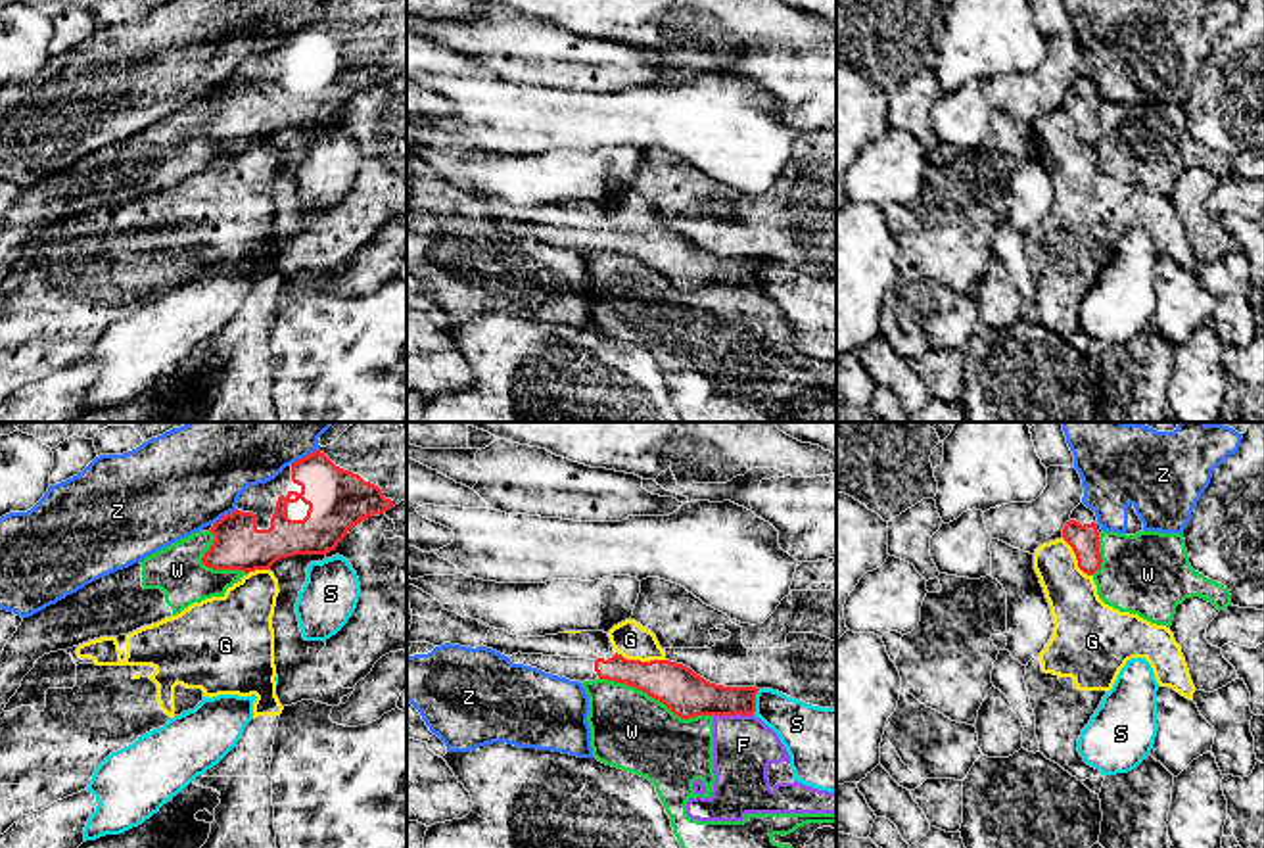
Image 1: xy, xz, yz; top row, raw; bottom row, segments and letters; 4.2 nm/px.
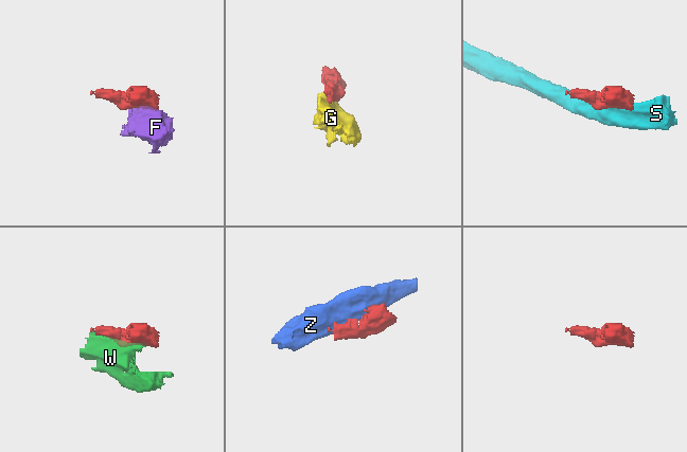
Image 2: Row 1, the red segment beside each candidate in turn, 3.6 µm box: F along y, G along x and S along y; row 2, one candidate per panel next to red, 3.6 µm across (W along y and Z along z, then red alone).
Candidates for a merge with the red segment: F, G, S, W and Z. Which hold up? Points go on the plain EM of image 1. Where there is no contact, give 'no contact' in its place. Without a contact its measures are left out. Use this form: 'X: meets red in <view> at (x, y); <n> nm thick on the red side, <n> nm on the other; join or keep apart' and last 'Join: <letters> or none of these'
F: meets red in xz at (733, 284); 190 nm thick on the red side, 260 nm on the other; keep apart
G: meets red in xz at (639, 231); 190 nm thick on the red side, 150 nm on the other; keep apart
S: meets red in xz at (754, 273); 160 nm thick on the red side, 220 nm on the other; keep apart
W: meets red in xz at (656, 269); 190 nm thick on the red side, 320 nm on the other; keep apart
Z: meets red in xy at (307, 25); 260 nm thick on the red side, 240 nm on the other; keep apart
Join: none of these

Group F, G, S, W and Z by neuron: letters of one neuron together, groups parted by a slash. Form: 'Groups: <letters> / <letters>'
Groups: F W / G / S / Z

